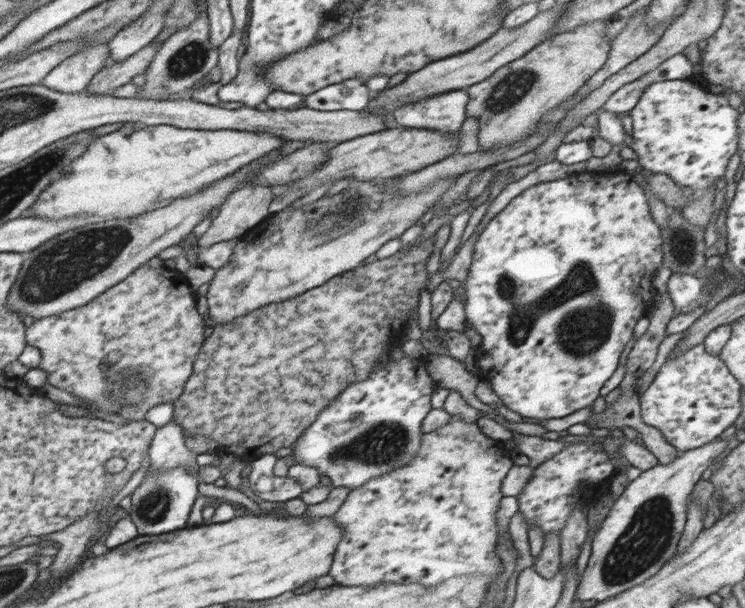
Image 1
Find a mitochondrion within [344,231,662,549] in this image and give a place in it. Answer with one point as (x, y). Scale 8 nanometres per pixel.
(587, 322)

